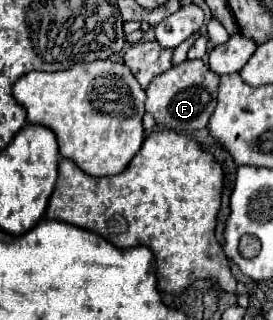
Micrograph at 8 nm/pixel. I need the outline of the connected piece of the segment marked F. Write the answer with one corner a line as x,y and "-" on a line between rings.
184,60
182,64
172,66
150,82
146,88
146,112
154,116
156,124
168,130
182,134
202,130
208,126
208,120
216,108
218,80
220,76
214,74
202,60

